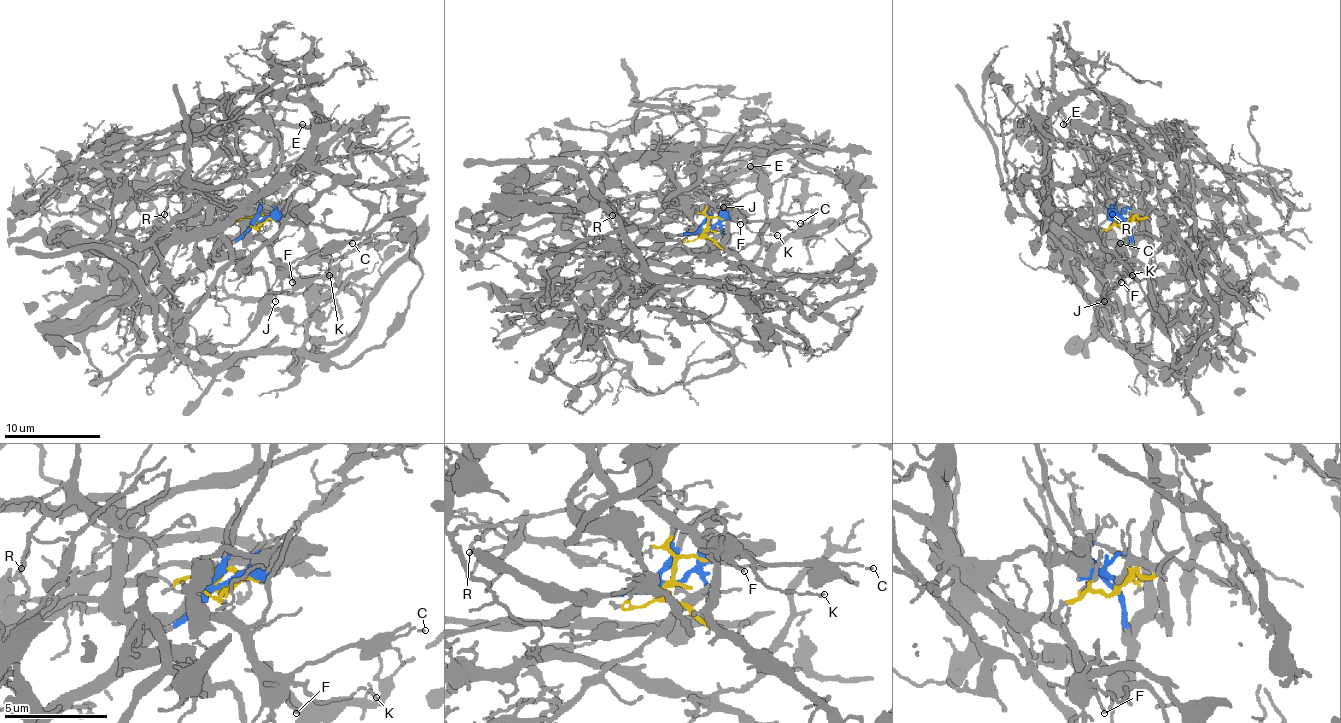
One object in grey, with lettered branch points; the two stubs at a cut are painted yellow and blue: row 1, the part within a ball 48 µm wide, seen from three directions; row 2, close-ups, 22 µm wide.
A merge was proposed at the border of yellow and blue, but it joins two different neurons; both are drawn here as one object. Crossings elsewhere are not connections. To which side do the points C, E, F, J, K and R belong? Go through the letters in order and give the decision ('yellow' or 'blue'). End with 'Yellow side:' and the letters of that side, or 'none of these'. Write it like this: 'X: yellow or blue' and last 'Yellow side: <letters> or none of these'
C: yellow
E: blue
F: yellow
J: yellow
K: yellow
R: blue
Yellow side: C, F, J, K

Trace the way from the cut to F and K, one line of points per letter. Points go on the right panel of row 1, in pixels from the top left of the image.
F: (1127, 222), (1123, 227), (1113, 224), (1103, 232), (1101, 239), (1120, 282)
K: (1127, 222), (1123, 227), (1113, 224), (1103, 232), (1101, 244), (1111, 263), (1127, 275), (1132, 270), (1132, 275)

